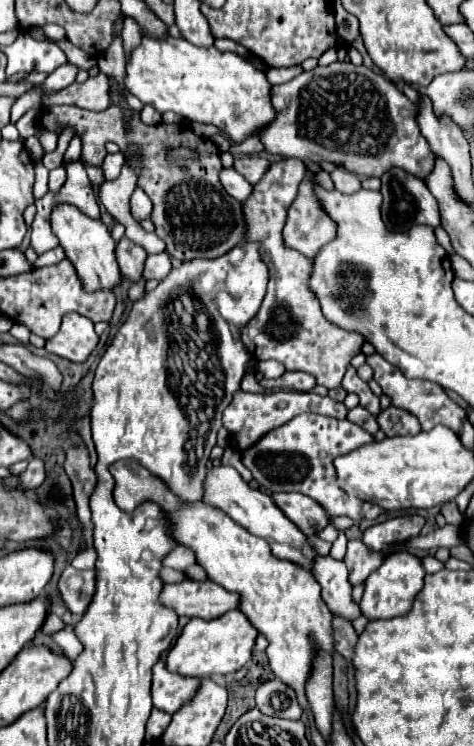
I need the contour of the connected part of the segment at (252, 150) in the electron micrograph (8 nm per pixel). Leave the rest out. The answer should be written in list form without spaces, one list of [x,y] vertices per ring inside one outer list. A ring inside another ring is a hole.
[[[253,137],[253,139],[245,139],[245,143],[241,143],[241,145],[235,145],[235,147],[231,147],[231,151],[233,153],[249,153],[249,155],[257,155],[257,153],[261,153],[263,151],[263,145],[261,145],[261,141],[257,139],[257,137]]]

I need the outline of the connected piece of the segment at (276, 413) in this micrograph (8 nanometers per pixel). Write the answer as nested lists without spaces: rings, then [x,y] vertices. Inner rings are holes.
[[[237,391],[233,395],[233,403],[223,411],[223,427],[231,435],[231,445],[239,451],[251,447],[257,439],[261,439],[265,433],[285,425],[299,413],[319,413],[335,419],[345,419],[347,409],[343,403],[333,401],[331,397],[321,397],[315,393],[299,393],[299,391],[271,391],[271,393],[245,393]]]

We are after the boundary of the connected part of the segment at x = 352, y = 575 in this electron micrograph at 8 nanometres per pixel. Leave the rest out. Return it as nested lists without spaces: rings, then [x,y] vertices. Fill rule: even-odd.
[[[351,539],[347,543],[347,553],[343,563],[349,569],[349,583],[361,585],[383,563],[383,555],[367,549],[359,539]]]

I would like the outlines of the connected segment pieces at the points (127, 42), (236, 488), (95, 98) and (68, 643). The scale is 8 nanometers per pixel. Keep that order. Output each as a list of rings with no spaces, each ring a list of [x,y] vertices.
[[[125,17],[125,23],[123,23],[123,45],[125,45],[125,53],[129,55],[129,51],[133,51],[133,47],[137,47],[137,43],[141,43],[141,31],[139,31],[139,25],[135,19],[129,19]]]
[[[215,465],[211,469],[207,469],[205,475],[205,497],[203,497],[209,505],[223,509],[235,523],[243,525],[247,531],[251,531],[255,537],[261,537],[269,543],[271,553],[279,559],[287,559],[291,563],[297,563],[305,569],[311,569],[313,559],[317,557],[315,551],[309,547],[307,537],[295,527],[295,523],[291,519],[285,517],[285,513],[275,505],[275,501],[259,489],[251,489],[241,475],[237,473],[237,469],[233,469],[231,465]]]
[[[99,73],[97,77],[89,77],[85,83],[71,83],[69,87],[47,95],[43,105],[75,105],[87,111],[105,111],[111,105],[107,89],[107,75]]]
[[[67,625],[63,631],[55,633],[55,641],[65,649],[65,653],[79,653],[81,655],[83,647],[81,647],[81,641],[77,639],[77,635],[73,633],[73,629],[74,627],[71,625]]]

